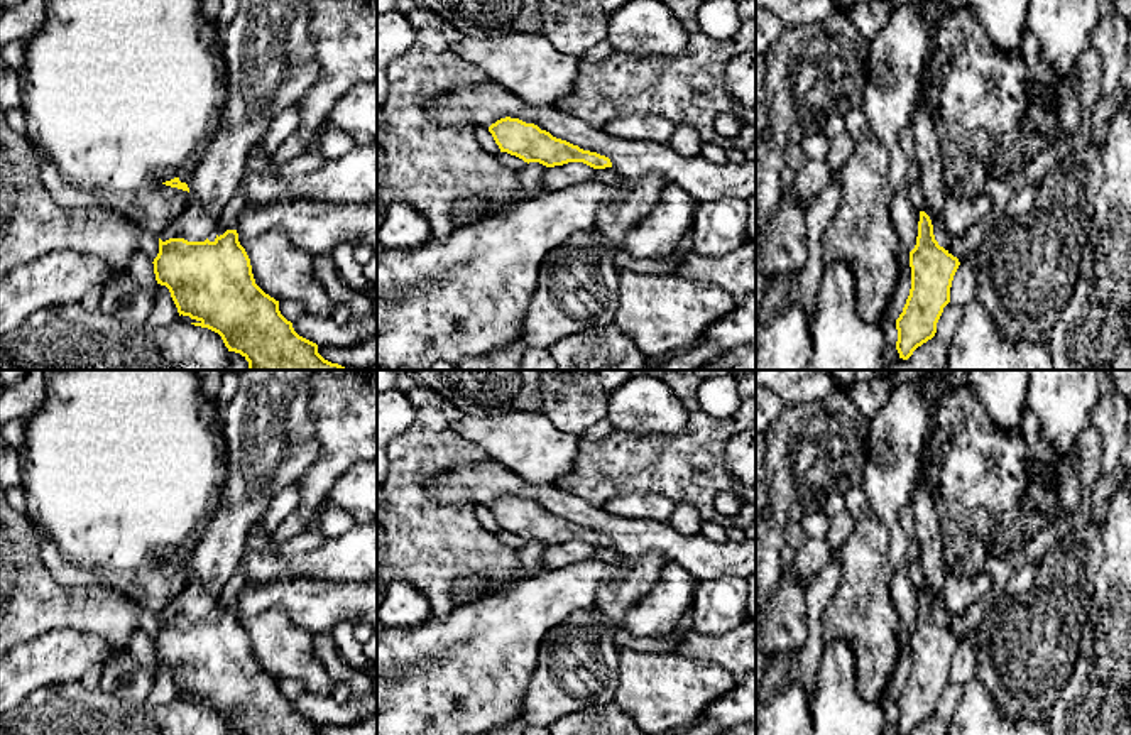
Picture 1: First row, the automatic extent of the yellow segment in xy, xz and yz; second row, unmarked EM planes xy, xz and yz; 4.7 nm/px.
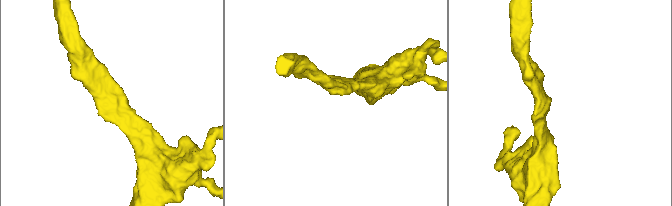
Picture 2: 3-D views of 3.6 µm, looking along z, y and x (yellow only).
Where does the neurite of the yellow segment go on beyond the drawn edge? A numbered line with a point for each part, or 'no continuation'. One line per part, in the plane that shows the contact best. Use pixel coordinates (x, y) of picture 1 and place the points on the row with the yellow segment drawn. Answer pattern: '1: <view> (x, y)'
no continuation

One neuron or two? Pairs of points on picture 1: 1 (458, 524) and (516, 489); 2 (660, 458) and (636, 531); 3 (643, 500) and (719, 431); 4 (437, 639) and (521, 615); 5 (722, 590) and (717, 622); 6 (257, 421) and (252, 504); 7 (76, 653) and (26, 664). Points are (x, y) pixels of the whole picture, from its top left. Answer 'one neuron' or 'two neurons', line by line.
1: two neurons
2: two neurons
3: two neurons
4: one neuron
5: one neuron
6: one neuron
7: one neuron

